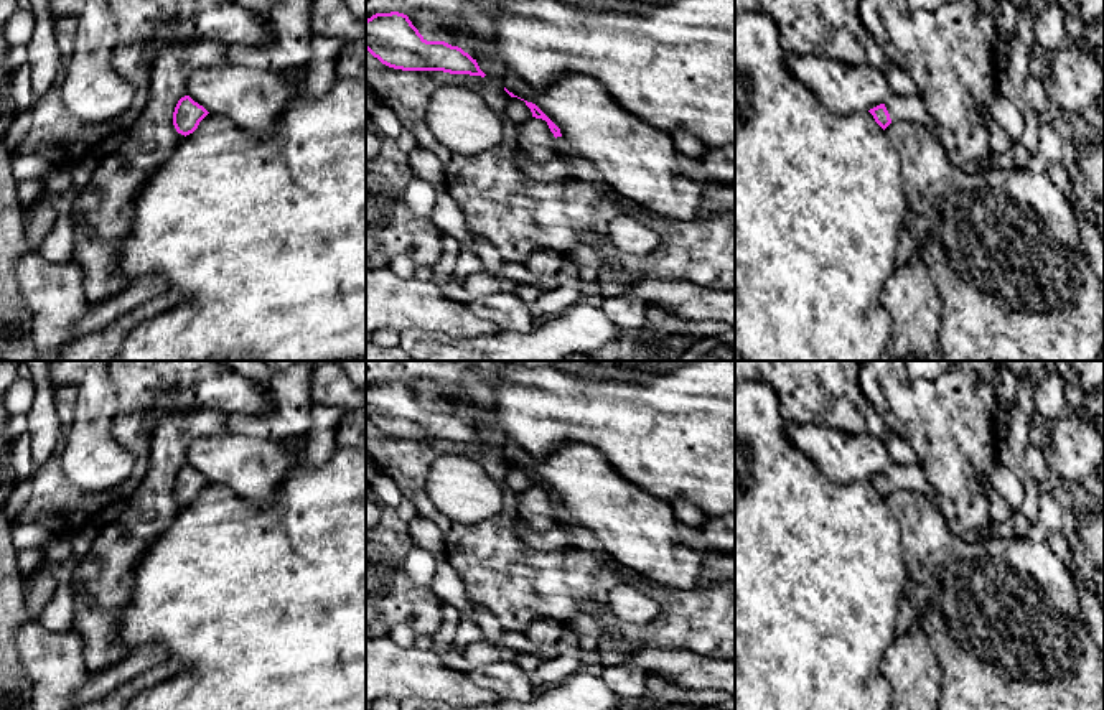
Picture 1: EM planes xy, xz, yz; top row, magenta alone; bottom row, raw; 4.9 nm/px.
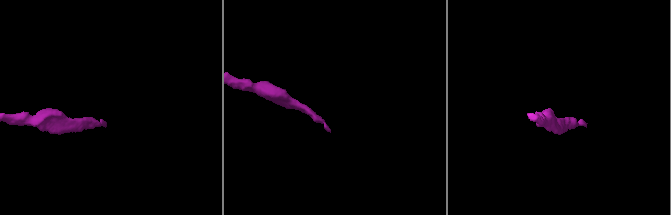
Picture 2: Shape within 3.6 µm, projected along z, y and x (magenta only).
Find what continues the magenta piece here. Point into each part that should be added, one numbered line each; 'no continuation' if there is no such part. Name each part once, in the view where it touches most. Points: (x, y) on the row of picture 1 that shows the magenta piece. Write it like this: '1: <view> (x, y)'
1: yz (900, 107)

